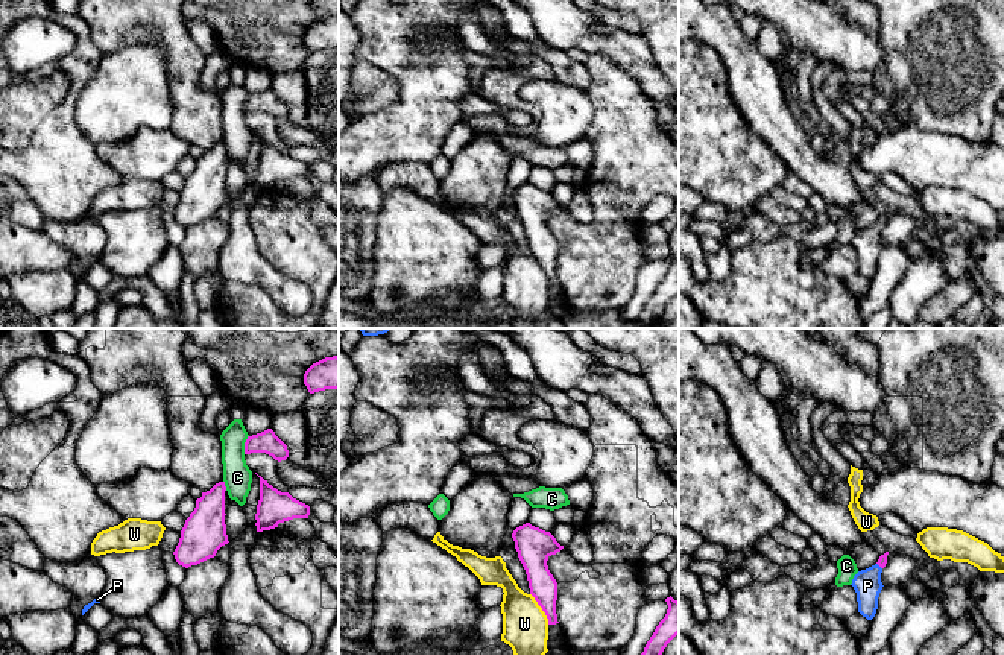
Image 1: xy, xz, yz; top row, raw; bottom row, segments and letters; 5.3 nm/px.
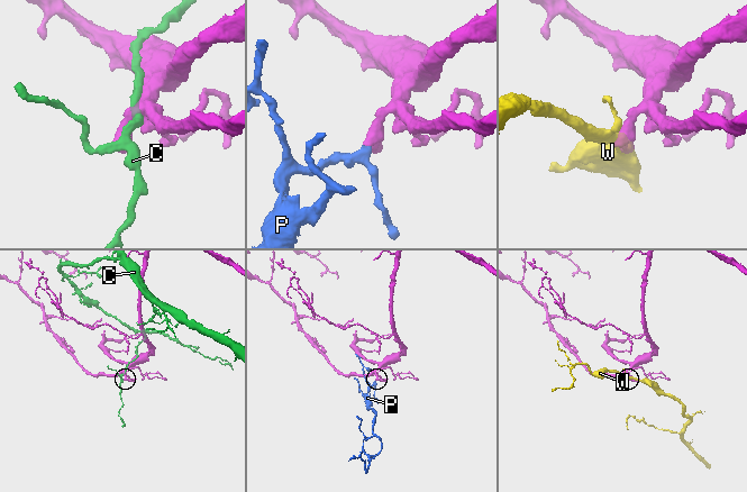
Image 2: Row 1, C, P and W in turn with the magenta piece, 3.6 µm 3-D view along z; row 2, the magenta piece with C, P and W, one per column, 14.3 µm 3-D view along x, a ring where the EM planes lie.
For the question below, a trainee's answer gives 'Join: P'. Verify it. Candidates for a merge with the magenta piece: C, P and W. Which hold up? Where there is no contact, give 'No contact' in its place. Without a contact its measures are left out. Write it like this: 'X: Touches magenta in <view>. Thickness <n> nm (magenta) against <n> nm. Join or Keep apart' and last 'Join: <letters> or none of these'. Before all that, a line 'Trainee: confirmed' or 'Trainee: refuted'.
Trainee: confirmed
C: Touches magenta in xy. Thickness 120 nm (magenta) against 150 nm. Keep apart
P: Touches magenta in yz. Thickness 50 nm (magenta) against 150 nm. Join
W: Touches magenta in xz. Thickness 150 nm (magenta) against 240 nm. Keep apart
Join: P

